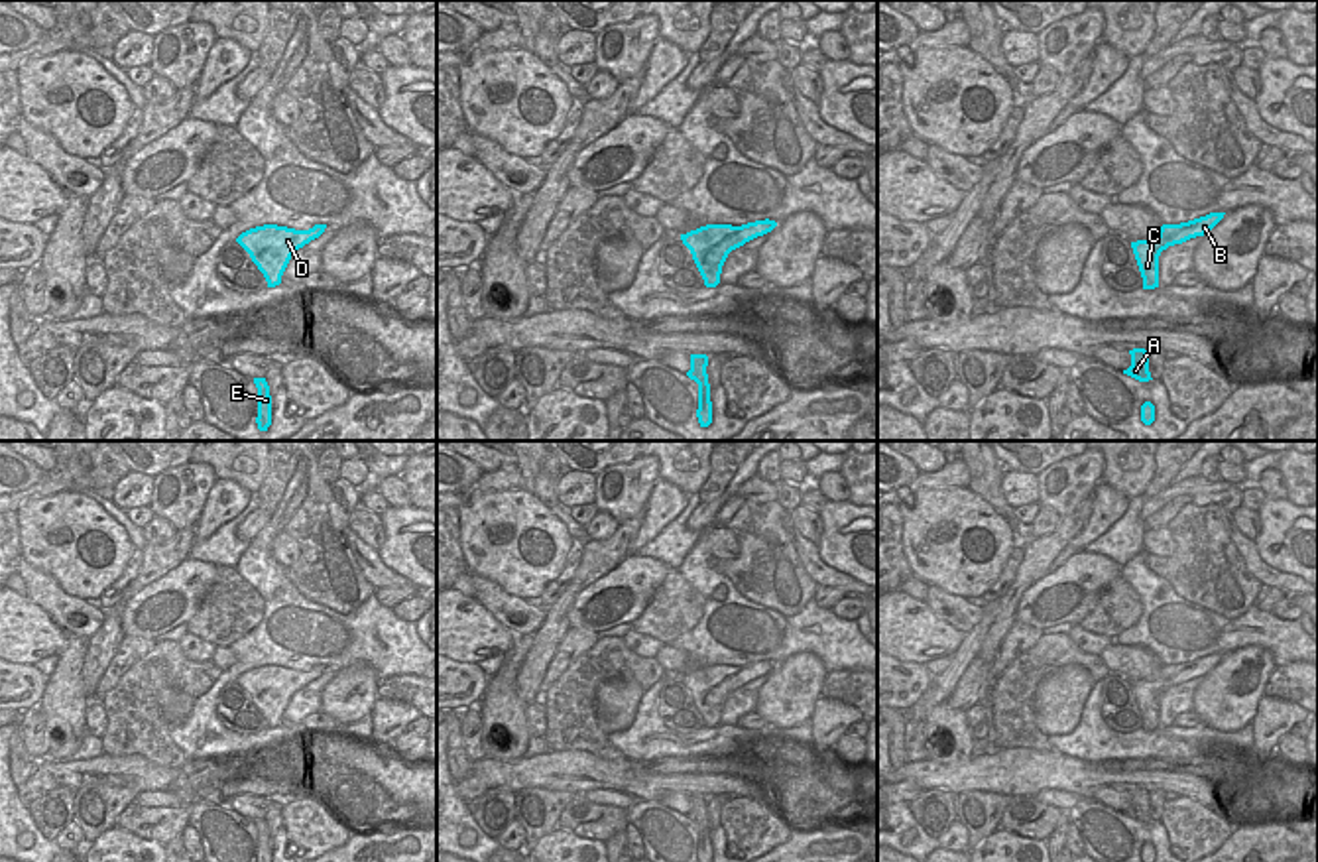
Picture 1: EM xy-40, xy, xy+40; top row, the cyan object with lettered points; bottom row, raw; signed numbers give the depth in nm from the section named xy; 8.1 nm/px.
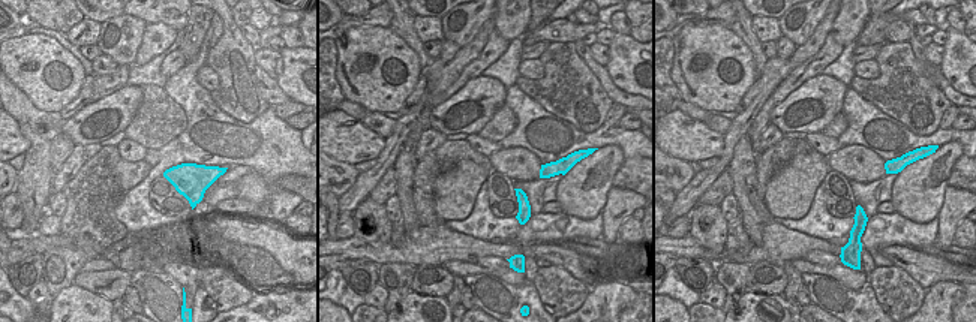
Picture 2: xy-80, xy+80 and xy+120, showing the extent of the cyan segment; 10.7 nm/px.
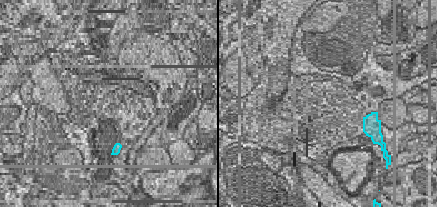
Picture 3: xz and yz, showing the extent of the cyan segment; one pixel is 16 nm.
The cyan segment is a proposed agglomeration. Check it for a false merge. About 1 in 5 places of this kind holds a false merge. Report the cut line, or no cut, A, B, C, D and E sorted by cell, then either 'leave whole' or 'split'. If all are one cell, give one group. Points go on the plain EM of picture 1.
no cut | A B C D E | leave whole

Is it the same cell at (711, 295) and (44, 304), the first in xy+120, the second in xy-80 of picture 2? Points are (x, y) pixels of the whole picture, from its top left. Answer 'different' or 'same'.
different

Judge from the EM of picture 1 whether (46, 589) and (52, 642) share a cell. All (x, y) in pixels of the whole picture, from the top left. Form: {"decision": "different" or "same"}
{"decision": "different"}

